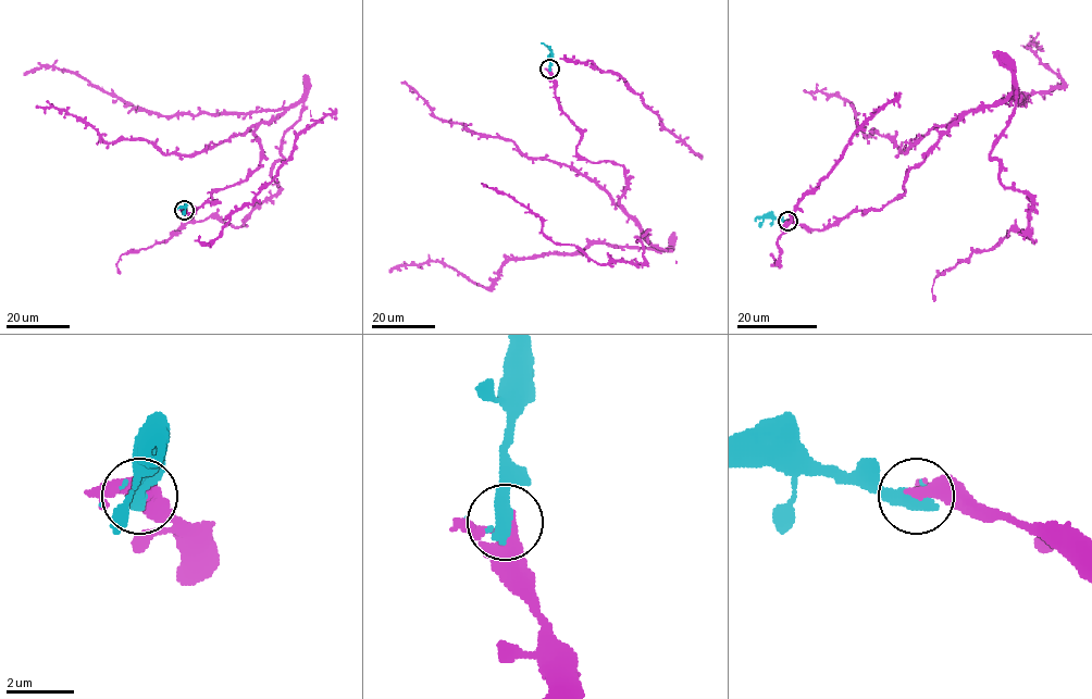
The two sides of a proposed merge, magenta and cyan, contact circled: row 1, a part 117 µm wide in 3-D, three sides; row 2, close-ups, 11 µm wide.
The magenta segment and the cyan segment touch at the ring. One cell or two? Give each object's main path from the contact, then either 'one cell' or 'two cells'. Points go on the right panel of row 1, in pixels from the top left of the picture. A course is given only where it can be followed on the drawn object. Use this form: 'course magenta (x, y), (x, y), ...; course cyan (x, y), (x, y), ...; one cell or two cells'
course magenta (786, 221), (881, 209), (1015, 86), (991, 158), (1032, 199), (1033, 242), (976, 250), (934, 301); course cyan (786, 221), (764, 216), (755, 221); one cell

